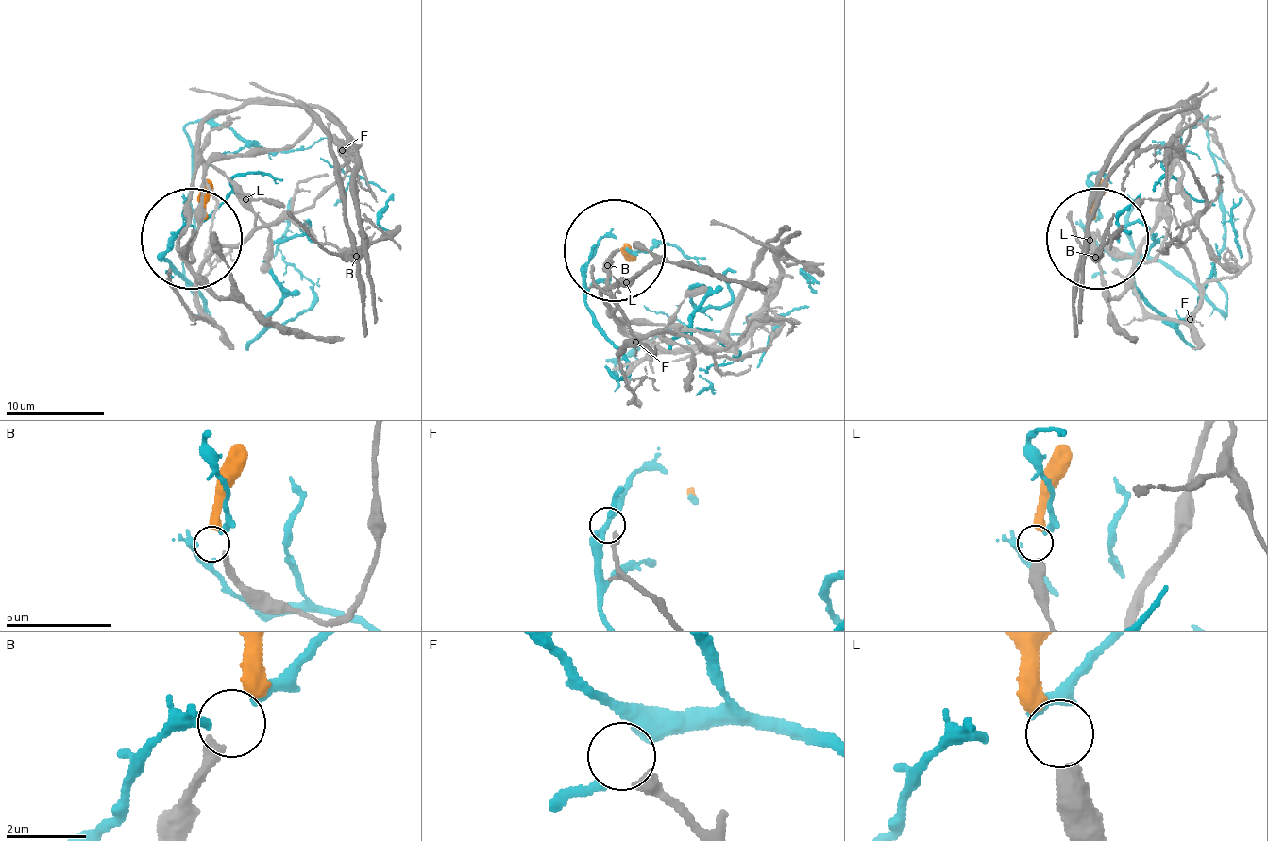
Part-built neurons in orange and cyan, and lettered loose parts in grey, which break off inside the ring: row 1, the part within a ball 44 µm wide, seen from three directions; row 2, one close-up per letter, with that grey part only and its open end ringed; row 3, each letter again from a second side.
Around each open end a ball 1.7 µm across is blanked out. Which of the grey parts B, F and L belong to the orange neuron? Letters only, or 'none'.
L

